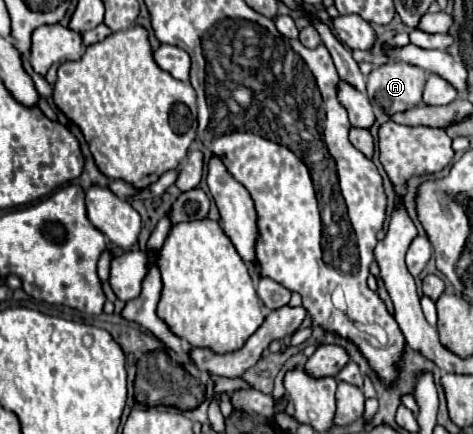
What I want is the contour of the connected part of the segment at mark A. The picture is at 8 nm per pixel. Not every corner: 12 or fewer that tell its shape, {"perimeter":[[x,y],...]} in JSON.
{"perimeter":[[407,62],[371,70],[367,96],[391,116],[421,102],[425,72]]}

